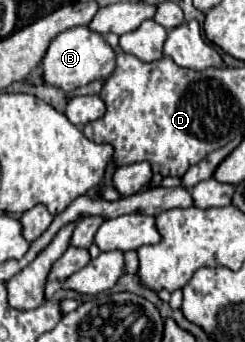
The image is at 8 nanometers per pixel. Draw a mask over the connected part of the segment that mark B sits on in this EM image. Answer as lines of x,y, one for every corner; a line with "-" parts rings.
87,26
71,28
71,30
61,32
51,42
47,56
43,58
43,64
41,64
41,76
49,86
57,86
57,88
63,88
65,92
71,92
89,82
107,80
115,72
115,66
117,66
115,58
117,58
117,54
107,44
103,34
99,34

